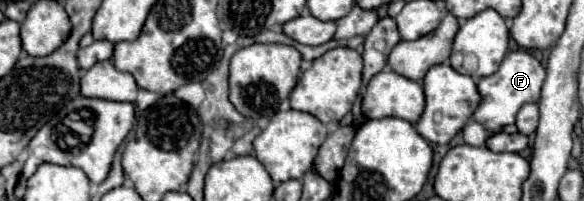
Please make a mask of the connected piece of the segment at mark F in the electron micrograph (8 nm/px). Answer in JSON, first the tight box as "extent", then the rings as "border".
{"extent":[473,50,545,134],"border":[[[525,50],[509,52],[495,74],[485,76],[477,82],[477,88],[481,94],[481,104],[477,106],[473,120],[479,122],[491,134],[501,132],[507,124],[515,124],[515,116],[523,104],[539,102],[543,80],[545,80],[545,70],[537,58],[533,58]]]}

